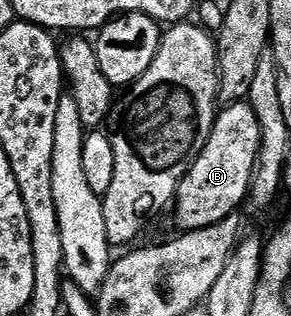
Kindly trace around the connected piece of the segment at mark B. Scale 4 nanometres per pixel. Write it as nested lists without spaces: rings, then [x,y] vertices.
[[[231,102],[227,108],[215,117],[215,125],[211,127],[211,133],[207,139],[207,145],[201,150],[197,162],[185,174],[175,191],[173,209],[175,208],[175,220],[180,224],[183,232],[192,232],[213,226],[221,222],[227,216],[236,211],[235,208],[242,200],[248,199],[251,190],[251,178],[255,175],[255,169],[259,162],[259,147],[261,146],[261,126],[257,122],[257,114],[246,102]]]

